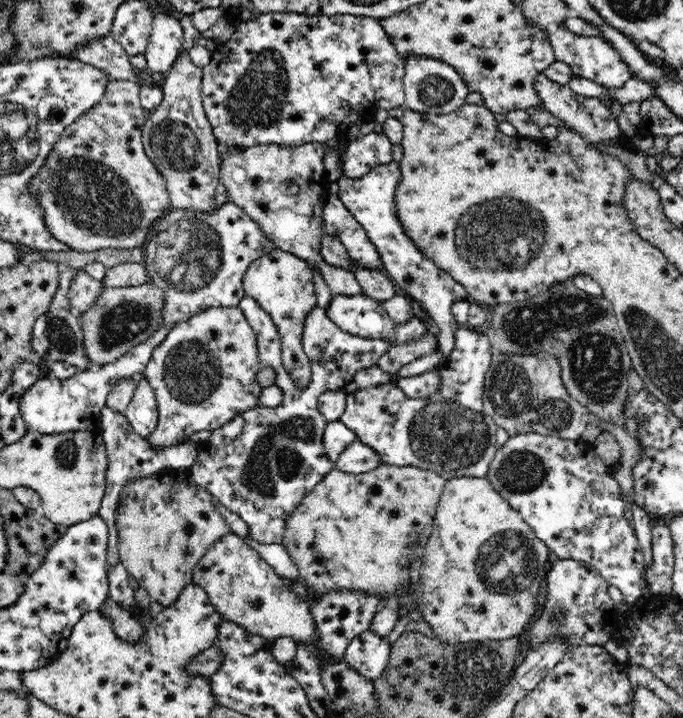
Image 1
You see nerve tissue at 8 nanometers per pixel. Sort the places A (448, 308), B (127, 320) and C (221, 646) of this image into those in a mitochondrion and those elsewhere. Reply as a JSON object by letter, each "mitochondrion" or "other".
{"A":"other","B":"mitochondrion","C":"other"}

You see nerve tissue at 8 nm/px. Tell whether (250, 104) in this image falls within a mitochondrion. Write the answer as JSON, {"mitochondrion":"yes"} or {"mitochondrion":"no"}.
{"mitochondrion":"yes"}

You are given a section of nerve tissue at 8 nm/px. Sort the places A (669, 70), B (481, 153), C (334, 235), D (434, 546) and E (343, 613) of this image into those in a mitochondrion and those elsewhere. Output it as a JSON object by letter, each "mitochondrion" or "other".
{"A":"other","B":"other","C":"other","D":"other","E":"other"}

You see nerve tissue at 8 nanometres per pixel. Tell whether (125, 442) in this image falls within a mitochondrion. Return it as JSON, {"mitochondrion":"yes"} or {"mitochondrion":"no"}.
{"mitochondrion":"no"}

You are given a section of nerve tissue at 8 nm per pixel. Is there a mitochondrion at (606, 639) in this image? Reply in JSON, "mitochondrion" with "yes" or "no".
{"mitochondrion":"no"}

